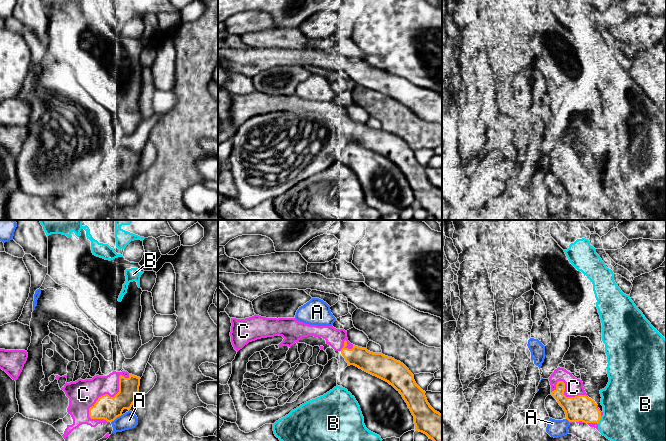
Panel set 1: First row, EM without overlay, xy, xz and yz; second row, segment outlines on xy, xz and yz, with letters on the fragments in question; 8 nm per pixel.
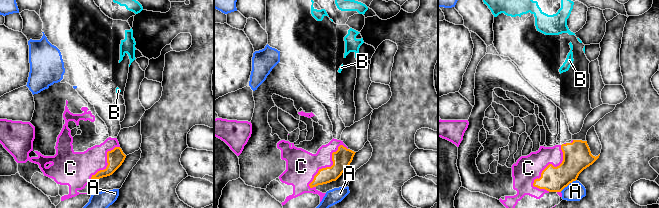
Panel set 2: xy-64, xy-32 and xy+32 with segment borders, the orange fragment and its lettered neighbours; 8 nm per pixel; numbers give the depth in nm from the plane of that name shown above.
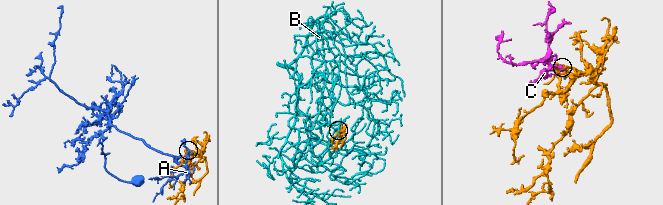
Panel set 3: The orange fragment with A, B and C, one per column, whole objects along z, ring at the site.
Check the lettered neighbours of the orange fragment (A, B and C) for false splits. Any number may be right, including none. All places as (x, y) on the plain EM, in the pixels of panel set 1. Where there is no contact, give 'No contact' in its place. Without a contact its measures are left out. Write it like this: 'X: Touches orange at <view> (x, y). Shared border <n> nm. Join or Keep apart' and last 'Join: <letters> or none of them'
A: Touches orange at xy (116, 193). Shared border 110 nm. Keep apart
B: Touches orange at yz (599, 196). Shared border 70 nm. Keep apart
C: Touches orange at xy (109, 172). Shared border 480 nm. Join
Join: C

